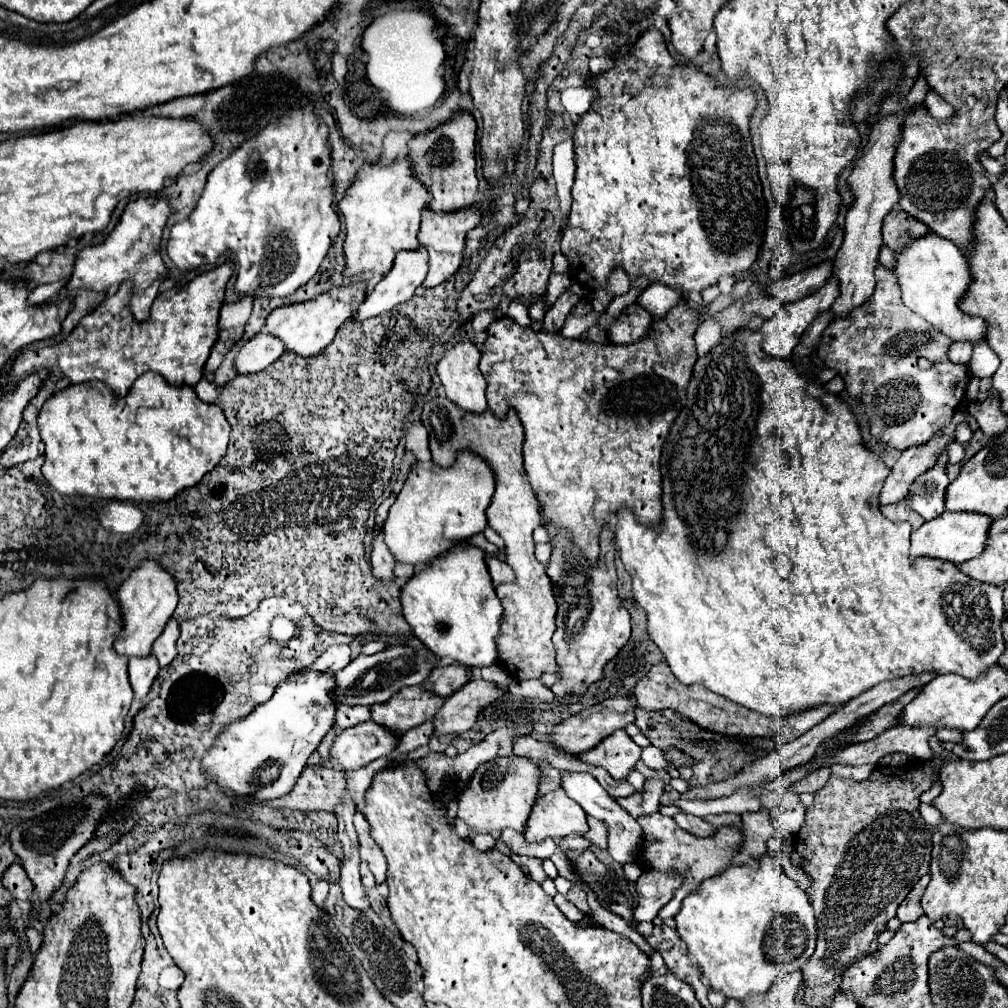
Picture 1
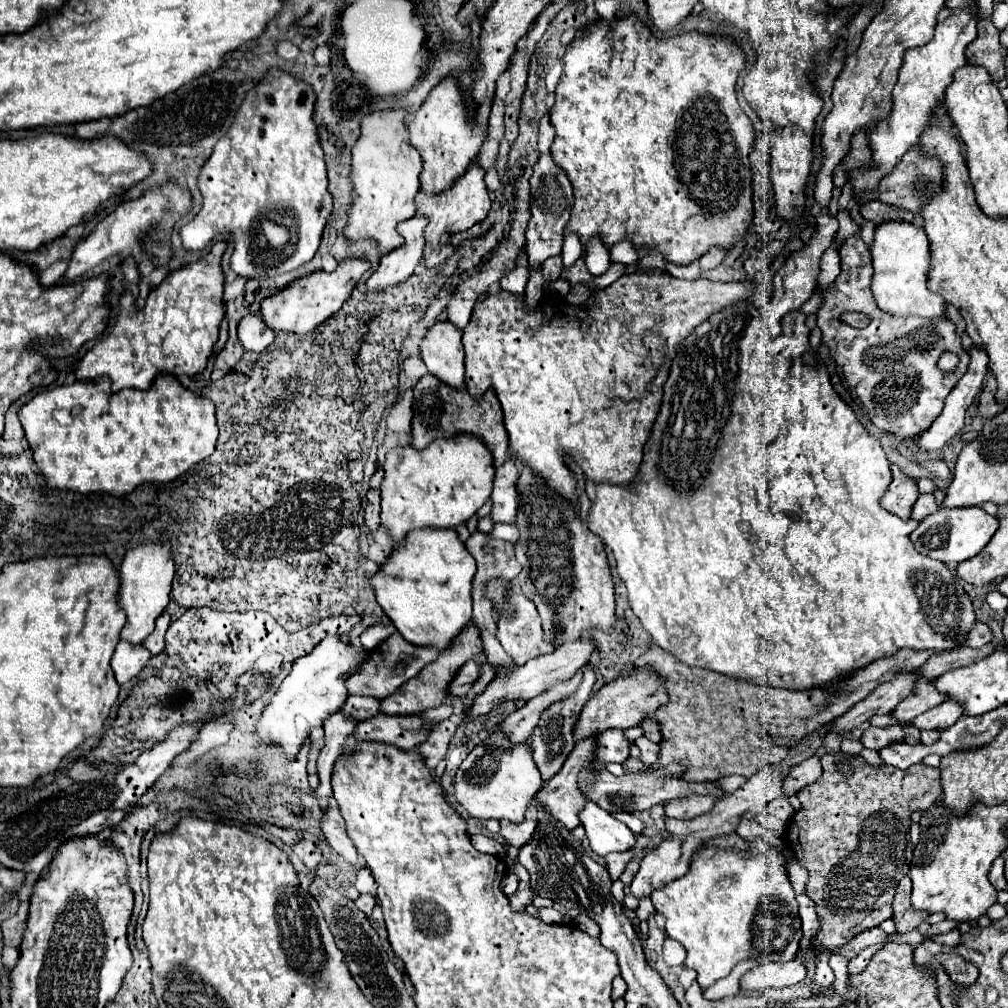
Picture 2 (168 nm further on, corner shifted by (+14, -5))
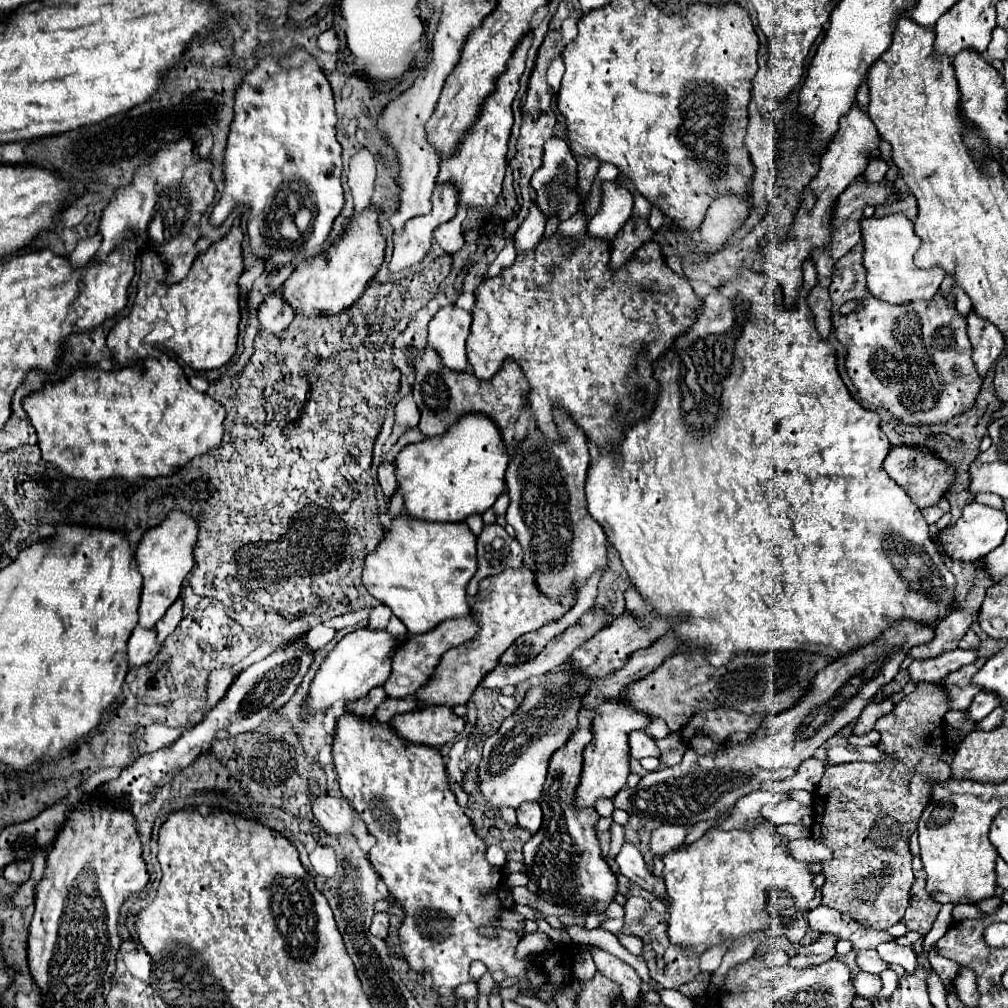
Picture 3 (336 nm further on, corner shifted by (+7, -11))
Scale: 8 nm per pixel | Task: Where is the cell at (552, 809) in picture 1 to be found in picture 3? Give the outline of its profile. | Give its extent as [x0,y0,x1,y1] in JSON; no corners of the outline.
[577,699,653,807]

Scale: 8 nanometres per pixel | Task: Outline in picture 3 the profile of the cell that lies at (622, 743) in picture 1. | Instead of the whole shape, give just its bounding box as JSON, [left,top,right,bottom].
[629,731,659,759]

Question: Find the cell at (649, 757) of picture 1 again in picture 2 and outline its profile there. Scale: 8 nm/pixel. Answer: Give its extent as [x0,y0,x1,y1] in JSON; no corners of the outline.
[634,737,660,765]

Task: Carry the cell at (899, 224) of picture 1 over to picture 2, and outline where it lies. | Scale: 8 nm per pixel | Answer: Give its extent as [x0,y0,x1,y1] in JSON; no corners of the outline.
[860,199,914,227]

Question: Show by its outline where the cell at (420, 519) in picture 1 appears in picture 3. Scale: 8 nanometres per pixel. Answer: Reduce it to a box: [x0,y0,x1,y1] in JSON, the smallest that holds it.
[397,415,509,523]

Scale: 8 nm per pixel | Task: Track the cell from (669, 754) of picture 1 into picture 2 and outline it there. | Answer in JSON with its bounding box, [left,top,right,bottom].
[634,647,936,781]

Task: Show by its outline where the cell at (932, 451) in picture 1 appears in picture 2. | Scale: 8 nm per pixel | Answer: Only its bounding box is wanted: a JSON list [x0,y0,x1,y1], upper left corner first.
[916,347,988,453]

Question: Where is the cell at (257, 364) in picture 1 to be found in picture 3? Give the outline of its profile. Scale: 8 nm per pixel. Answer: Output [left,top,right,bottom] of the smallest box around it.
[259,293,295,333]

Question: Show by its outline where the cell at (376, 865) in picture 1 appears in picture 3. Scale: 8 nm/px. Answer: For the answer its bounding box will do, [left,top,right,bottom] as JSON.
[313,795,353,835]

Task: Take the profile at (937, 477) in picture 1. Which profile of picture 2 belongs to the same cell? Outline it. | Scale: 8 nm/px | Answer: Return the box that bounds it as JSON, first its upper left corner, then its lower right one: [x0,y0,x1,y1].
[910,493,938,521]

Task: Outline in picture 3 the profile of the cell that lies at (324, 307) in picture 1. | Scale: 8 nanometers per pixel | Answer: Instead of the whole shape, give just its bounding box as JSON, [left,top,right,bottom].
[283,207,387,317]

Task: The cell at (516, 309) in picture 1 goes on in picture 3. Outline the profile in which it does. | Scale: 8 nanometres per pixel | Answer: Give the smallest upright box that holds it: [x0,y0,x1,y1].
[515,203,545,251]

